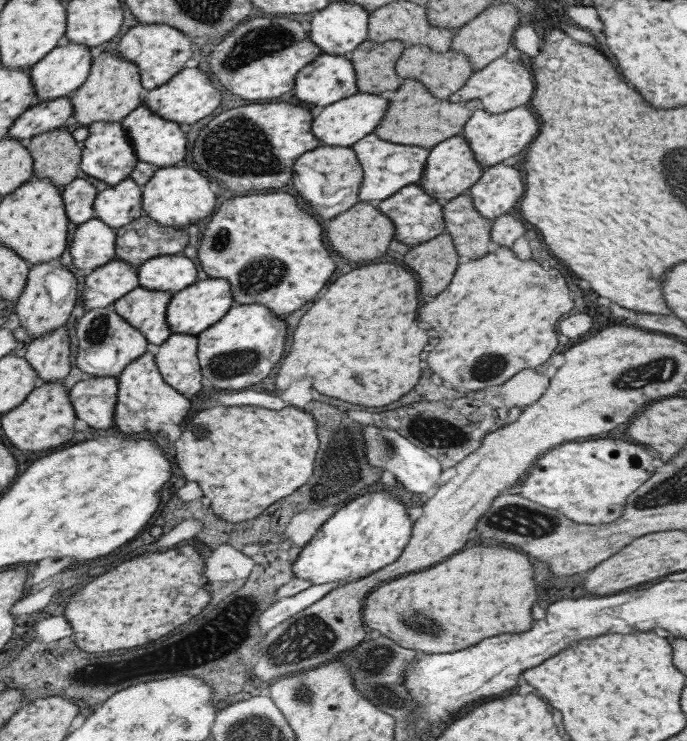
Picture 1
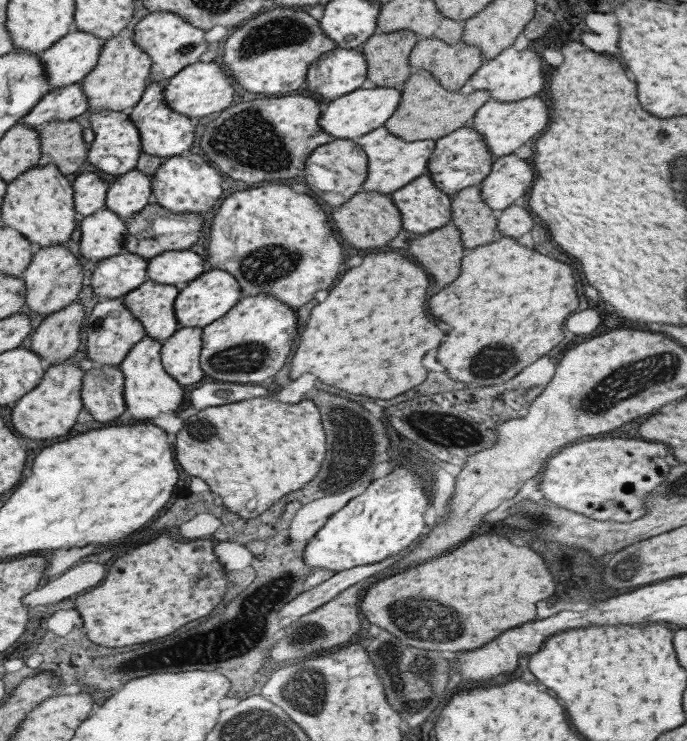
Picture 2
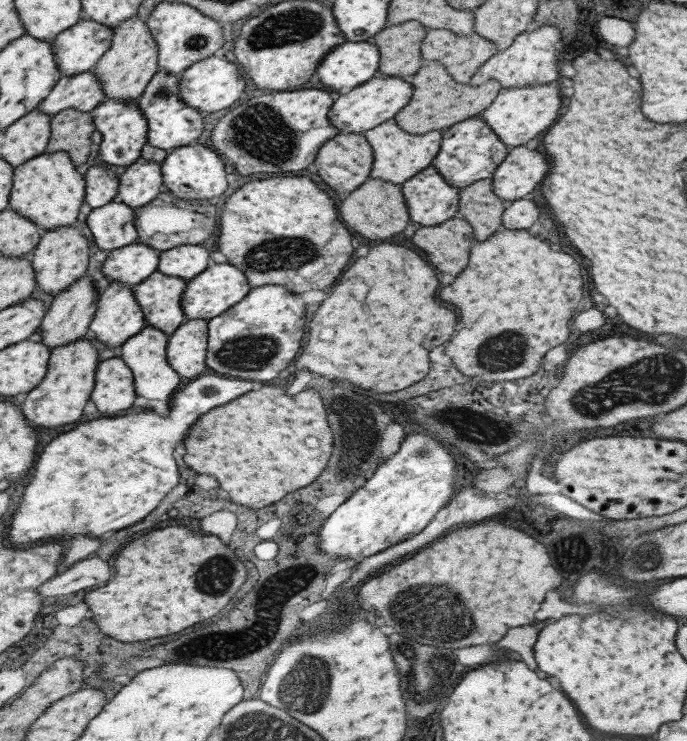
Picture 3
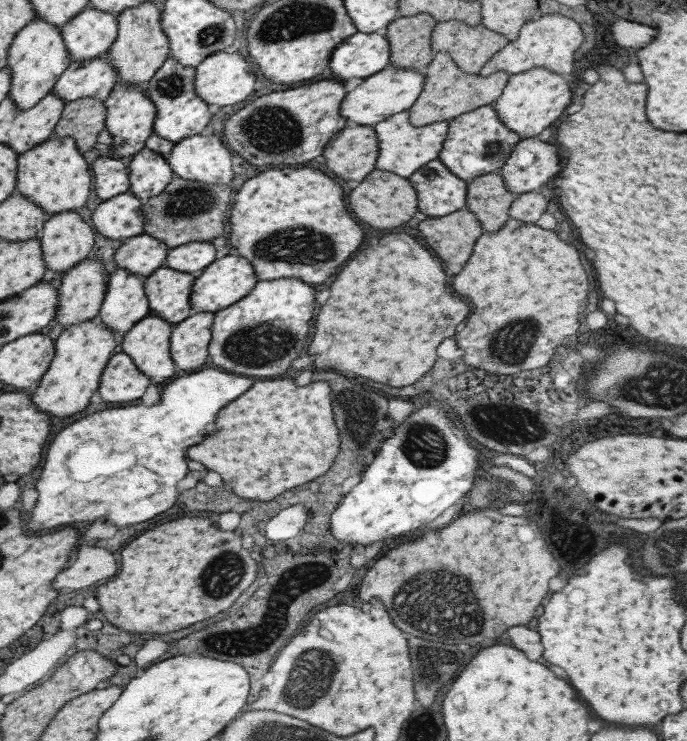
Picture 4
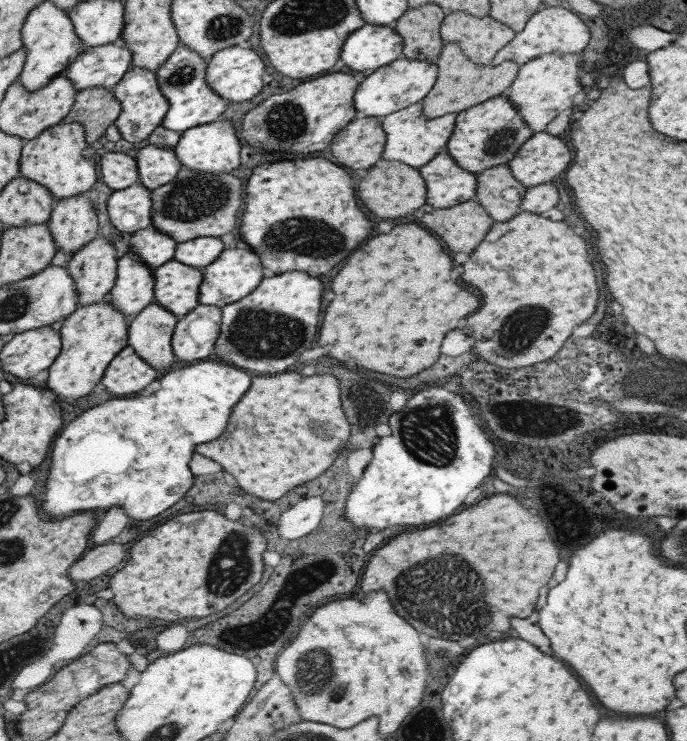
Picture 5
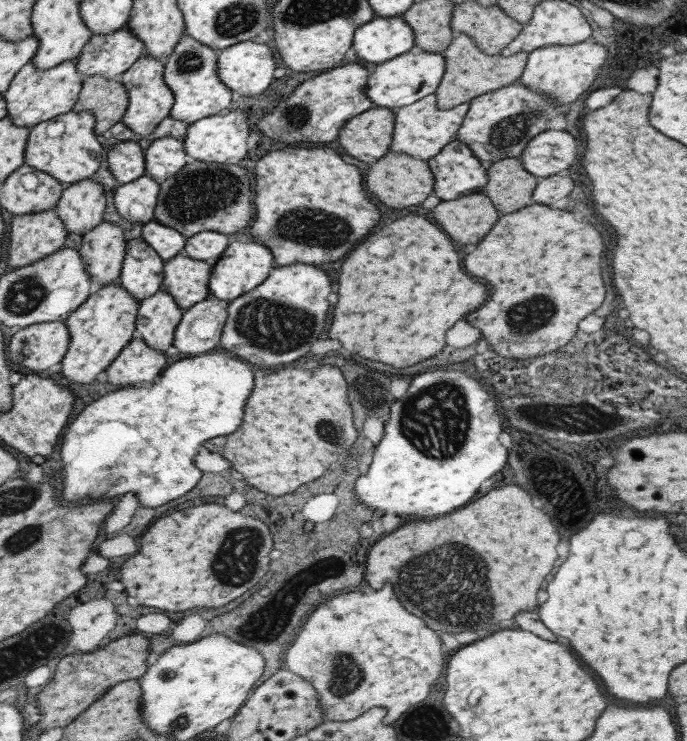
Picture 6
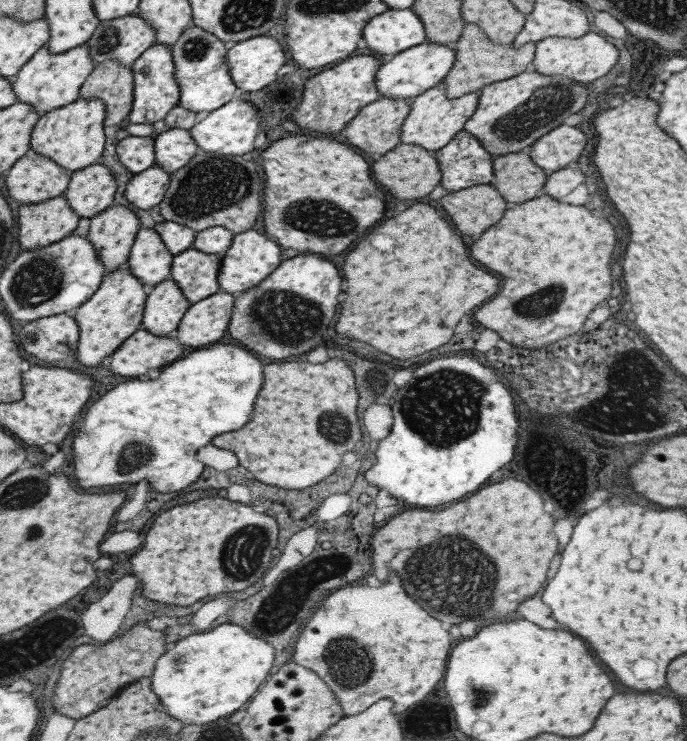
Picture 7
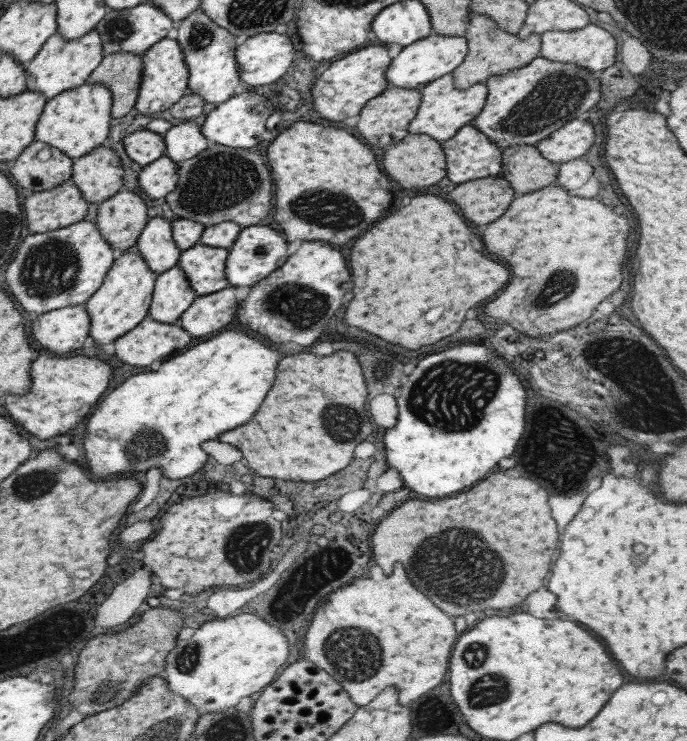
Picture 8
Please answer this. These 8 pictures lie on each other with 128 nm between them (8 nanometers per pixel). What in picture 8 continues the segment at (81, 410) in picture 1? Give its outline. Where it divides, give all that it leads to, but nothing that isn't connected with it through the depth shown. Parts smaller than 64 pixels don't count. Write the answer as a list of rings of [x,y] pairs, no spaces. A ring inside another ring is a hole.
[[[148,314],[135,328],[113,341],[113,352],[123,363],[147,366],[153,360],[166,360],[189,342],[191,335],[177,322],[155,321]]]

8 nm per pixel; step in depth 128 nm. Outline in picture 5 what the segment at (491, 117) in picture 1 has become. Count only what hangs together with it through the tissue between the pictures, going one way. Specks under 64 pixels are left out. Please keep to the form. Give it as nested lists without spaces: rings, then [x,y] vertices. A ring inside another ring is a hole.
[[[547,53],[519,65],[515,80],[503,94],[516,107],[519,117],[533,129],[533,132],[545,131],[550,120],[560,112],[573,108],[580,100],[582,86],[579,85],[579,76],[582,75],[583,56],[579,53]]]

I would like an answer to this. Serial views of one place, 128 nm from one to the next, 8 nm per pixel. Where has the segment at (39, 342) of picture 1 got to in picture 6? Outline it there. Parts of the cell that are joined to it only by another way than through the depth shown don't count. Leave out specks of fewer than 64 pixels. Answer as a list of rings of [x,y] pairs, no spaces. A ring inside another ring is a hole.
[[[103,220],[82,235],[79,257],[87,271],[87,277],[91,277],[92,289],[117,281],[125,244],[123,230],[117,224]]]

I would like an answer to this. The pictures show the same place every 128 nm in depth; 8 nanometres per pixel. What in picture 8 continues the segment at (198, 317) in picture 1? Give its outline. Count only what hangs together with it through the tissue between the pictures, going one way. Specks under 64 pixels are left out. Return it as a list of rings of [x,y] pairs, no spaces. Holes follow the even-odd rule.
[[[257,224],[247,226],[238,232],[237,238],[228,248],[225,258],[225,278],[229,286],[251,286],[263,280],[270,272],[279,268],[287,258],[287,241],[282,233],[269,226]]]

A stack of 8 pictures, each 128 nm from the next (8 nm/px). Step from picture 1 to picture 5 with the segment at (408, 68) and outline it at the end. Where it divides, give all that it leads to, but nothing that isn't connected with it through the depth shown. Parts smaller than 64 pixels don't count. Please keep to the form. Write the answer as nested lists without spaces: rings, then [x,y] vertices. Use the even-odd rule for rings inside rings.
[[[463,10],[447,13],[439,26],[439,37],[445,43],[457,43],[467,59],[489,65],[498,50],[507,44],[515,31],[488,14],[473,16]]]

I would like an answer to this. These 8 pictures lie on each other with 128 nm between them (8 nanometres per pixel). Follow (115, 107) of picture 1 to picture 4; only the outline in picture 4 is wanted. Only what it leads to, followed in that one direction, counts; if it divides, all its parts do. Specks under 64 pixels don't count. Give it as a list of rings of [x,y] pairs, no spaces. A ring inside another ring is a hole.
[[[143,1],[137,6],[123,9],[123,12],[116,16],[116,37],[105,52],[105,57],[115,65],[117,81],[146,84],[169,57],[169,41],[159,25],[159,16],[160,6],[153,1]]]

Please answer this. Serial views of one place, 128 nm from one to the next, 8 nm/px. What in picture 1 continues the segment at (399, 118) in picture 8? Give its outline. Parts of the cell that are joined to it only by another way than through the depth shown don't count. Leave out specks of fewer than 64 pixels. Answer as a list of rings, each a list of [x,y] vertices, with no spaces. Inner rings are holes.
[[[321,144],[303,153],[291,168],[289,184],[309,204],[309,208],[325,220],[331,220],[359,201],[358,190],[362,180],[362,170],[351,147]]]

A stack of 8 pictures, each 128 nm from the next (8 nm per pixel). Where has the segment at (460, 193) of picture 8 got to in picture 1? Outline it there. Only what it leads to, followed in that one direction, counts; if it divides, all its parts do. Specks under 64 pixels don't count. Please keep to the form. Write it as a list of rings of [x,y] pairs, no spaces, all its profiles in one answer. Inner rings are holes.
[[[443,232],[431,240],[411,246],[403,261],[417,274],[419,290],[435,296],[449,284],[460,259],[451,236]]]

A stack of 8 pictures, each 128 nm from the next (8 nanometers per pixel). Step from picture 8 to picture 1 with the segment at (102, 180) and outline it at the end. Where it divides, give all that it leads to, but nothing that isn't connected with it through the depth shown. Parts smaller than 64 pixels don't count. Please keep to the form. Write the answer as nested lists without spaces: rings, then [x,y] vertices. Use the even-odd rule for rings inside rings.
[[[58,259],[28,267],[25,286],[14,305],[13,316],[31,339],[65,324],[77,300],[77,280]]]

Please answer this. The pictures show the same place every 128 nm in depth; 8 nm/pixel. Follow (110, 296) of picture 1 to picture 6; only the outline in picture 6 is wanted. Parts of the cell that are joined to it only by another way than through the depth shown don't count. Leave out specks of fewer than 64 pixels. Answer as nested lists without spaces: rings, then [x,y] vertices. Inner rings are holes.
[[[155,220],[143,224],[140,236],[155,250],[163,262],[180,254],[186,240],[179,231],[163,226]]]

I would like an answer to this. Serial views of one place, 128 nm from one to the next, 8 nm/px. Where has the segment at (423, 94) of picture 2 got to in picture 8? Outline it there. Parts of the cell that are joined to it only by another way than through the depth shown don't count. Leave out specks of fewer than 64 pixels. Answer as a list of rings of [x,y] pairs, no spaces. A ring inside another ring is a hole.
[[[472,14],[463,37],[467,41],[467,54],[461,64],[451,72],[453,85],[457,89],[463,90],[469,85],[483,82],[490,76],[521,68],[533,58],[539,57],[540,38],[537,33],[531,33],[527,38],[519,39],[517,34],[499,29],[487,15]]]

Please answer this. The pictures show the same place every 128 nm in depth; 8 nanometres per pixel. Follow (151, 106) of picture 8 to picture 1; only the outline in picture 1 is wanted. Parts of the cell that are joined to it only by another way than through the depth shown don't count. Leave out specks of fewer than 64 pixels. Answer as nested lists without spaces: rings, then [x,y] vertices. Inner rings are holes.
[[[93,122],[86,128],[88,136],[83,140],[83,148],[80,150],[79,169],[88,176],[103,181],[109,187],[127,178],[138,159],[120,122]]]

